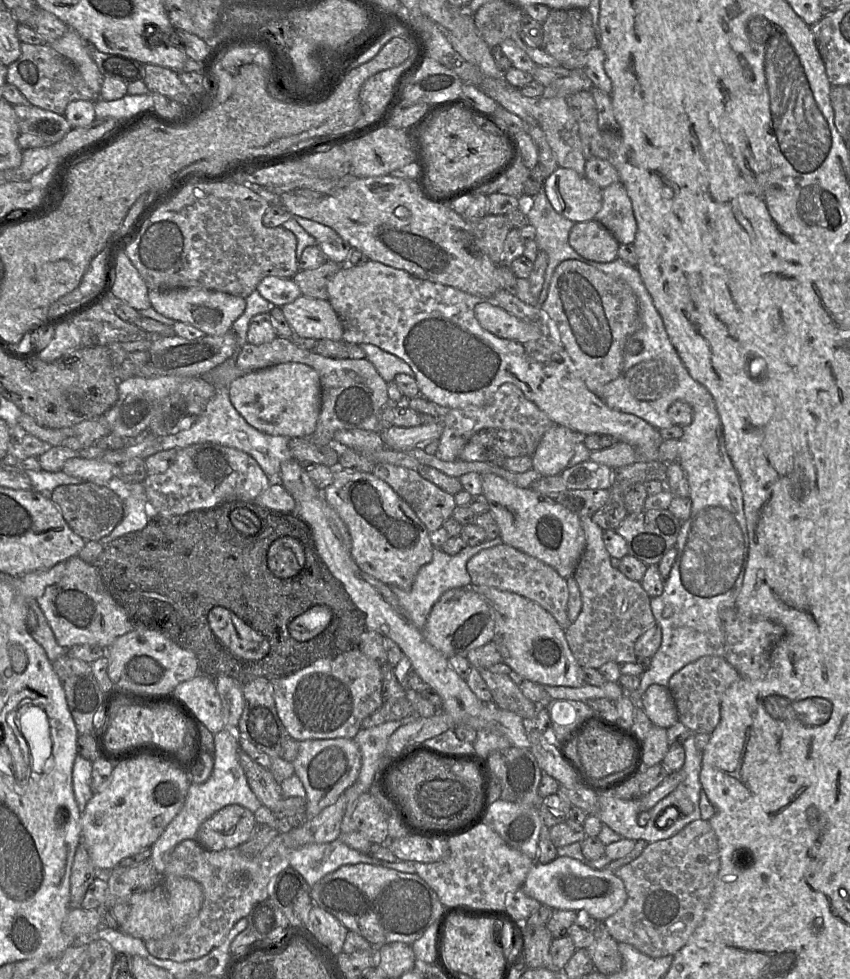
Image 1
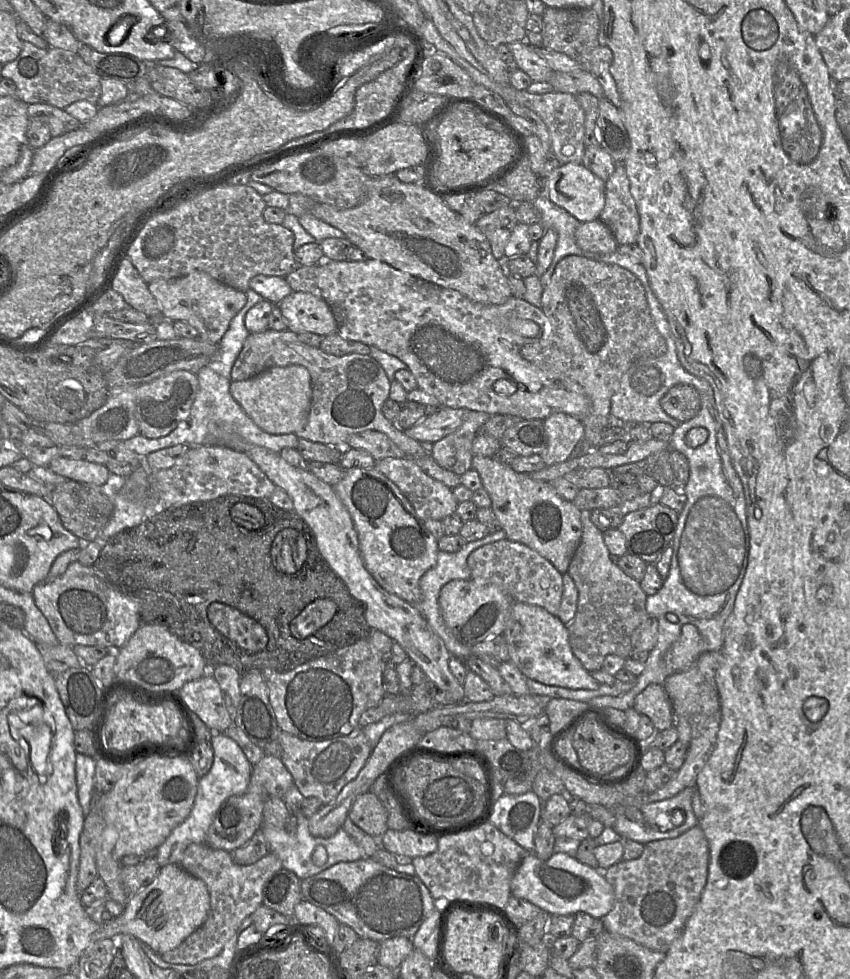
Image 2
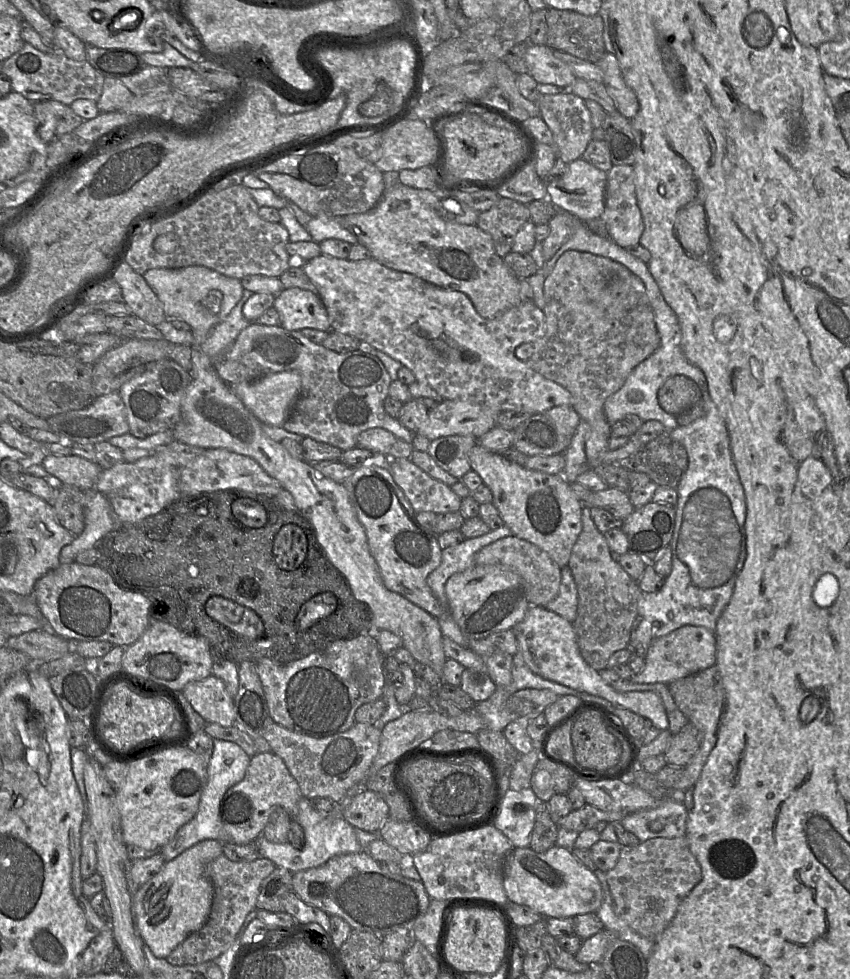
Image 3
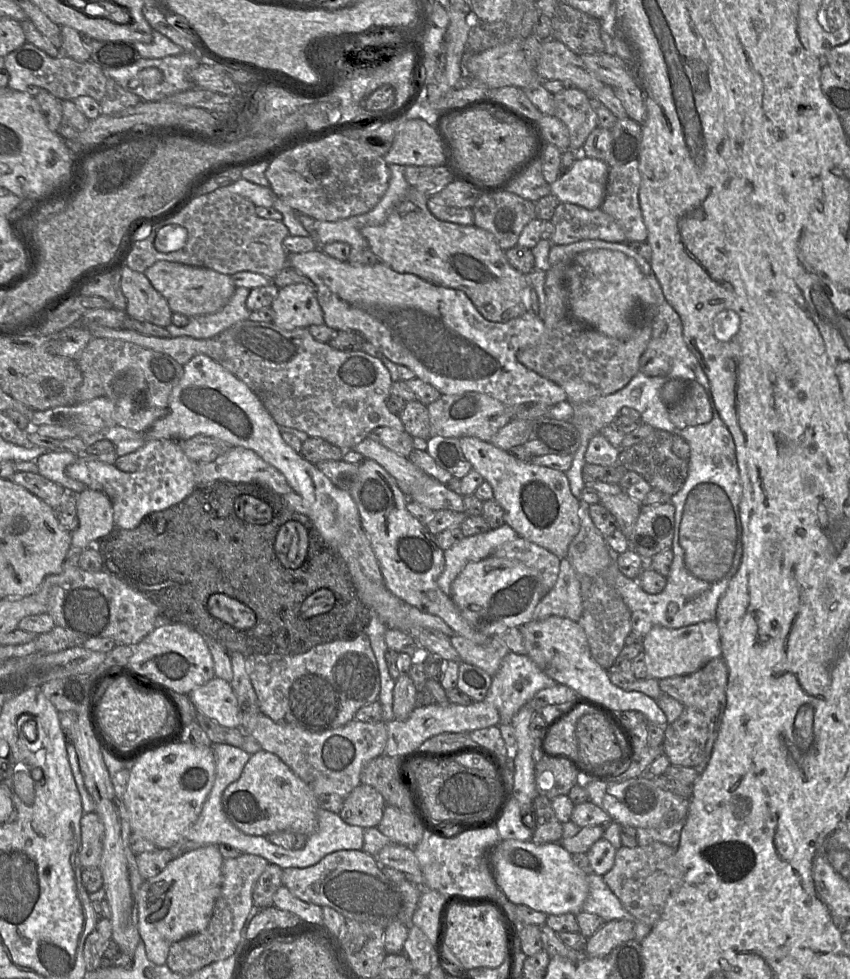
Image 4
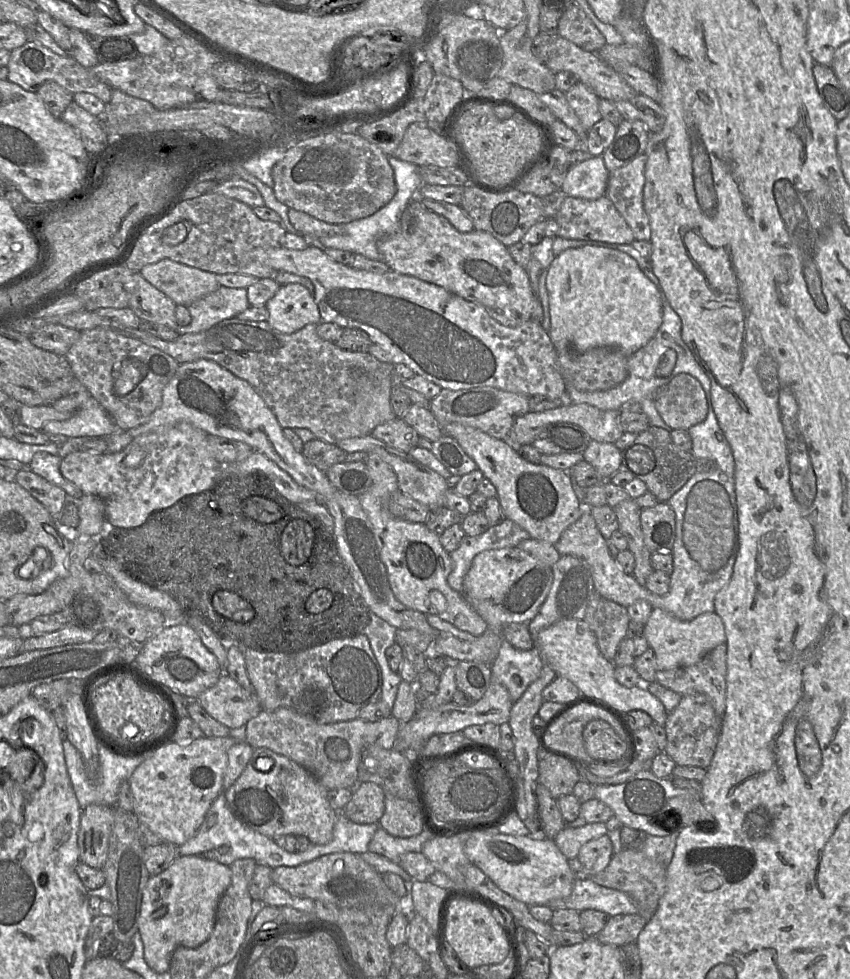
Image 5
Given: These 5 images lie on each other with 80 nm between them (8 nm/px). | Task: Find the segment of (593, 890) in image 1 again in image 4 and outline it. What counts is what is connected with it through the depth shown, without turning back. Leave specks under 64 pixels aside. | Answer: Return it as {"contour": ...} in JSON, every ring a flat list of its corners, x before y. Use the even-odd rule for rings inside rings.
{"contour":[[501,840,489,853,489,862,499,889,516,905,525,905,547,915,573,913,577,915,589,893,587,874,572,860,572,855,560,844,535,844,531,840]]}

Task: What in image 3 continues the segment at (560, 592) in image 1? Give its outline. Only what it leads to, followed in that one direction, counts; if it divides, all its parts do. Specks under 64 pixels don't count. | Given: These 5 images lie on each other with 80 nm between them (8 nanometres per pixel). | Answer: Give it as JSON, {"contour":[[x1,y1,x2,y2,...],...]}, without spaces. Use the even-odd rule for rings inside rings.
{"contour":[[508,536,486,545,474,557,474,565,492,565,519,575,525,582,527,600,531,606,546,607,558,594,561,568,536,545,515,536]]}

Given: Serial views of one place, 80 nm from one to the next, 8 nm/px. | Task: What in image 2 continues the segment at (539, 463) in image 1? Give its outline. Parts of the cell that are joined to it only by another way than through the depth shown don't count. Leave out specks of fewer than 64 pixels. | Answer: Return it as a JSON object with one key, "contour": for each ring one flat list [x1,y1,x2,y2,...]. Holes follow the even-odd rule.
{"contour":[[555,412,544,420,548,438,546,449,540,453,546,466,551,466,573,457,576,446,584,441,582,422,569,414]]}

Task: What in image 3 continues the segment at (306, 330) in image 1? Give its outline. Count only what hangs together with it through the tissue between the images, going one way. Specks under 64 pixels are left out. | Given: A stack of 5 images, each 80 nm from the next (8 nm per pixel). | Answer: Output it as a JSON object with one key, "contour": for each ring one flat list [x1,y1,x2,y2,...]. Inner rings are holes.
{"contour":[[300,288,284,289,276,296,273,308,280,316,280,325,289,331,312,328,332,331,327,310,320,297]]}

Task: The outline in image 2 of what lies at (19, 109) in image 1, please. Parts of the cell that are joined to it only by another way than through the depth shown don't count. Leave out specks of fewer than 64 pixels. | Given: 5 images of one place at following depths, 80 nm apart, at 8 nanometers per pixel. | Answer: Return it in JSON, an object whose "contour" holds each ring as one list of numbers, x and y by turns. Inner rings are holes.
{"contour":[[28,104,27,112,30,119,45,119,52,137,61,136,82,125,78,119,68,114,64,109,49,104]]}

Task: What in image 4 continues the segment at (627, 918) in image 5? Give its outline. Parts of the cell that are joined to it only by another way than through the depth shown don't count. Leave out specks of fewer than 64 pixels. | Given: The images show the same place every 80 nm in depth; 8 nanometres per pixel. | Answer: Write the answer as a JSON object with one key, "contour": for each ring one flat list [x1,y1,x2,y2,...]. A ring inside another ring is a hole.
{"contour":[[611,920,588,938,585,950,589,957,607,957,618,945,635,938,635,921]]}

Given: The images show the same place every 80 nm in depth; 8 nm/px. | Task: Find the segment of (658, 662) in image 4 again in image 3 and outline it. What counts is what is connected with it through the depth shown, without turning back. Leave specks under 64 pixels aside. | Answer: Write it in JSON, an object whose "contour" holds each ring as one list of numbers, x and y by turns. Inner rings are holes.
{"contour":[[684,625,665,636,652,639,645,656,645,667,629,681,642,684,669,684,715,665,716,653,715,632,703,626]]}

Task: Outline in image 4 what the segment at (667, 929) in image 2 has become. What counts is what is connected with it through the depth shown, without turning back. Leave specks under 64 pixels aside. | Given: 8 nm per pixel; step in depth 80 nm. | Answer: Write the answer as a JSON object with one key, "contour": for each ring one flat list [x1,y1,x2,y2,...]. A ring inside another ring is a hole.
{"contour":[[661,842,634,848,621,846,616,851,613,867,603,875,603,880,634,921,653,927,660,919,667,899,683,884,683,866,678,850]]}

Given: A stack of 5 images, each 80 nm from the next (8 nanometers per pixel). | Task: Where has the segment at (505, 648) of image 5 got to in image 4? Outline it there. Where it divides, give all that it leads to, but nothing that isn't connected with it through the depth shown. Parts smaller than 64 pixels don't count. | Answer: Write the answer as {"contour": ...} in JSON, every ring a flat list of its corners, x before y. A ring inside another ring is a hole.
{"contour":[[512,651,502,659,484,701,494,706,500,716,500,724,510,724,519,709,526,705,533,696,544,688,557,682,546,675,528,655,518,655]]}

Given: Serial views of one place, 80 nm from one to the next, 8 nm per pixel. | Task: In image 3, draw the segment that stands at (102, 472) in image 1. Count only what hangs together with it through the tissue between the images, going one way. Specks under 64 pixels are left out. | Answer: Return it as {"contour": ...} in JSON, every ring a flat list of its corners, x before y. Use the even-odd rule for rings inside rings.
{"contour":[[48,454,41,465,53,480,83,491,95,489,102,468,94,462,76,455,56,456]]}

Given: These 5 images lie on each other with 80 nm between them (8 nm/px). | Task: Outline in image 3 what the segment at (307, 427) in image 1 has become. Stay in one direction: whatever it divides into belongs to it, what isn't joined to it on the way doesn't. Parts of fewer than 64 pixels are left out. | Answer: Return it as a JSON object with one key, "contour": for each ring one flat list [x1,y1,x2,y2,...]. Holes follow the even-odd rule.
{"contour":[[282,371,230,386,261,423,282,427,300,394,301,376,297,371]]}

